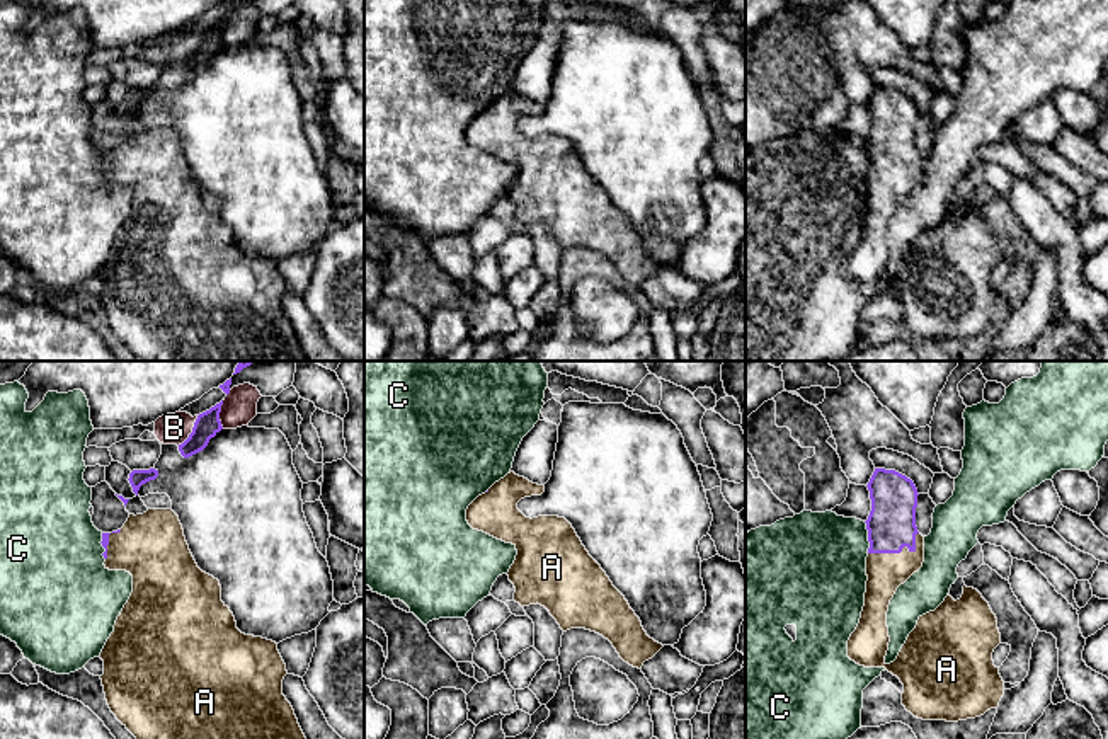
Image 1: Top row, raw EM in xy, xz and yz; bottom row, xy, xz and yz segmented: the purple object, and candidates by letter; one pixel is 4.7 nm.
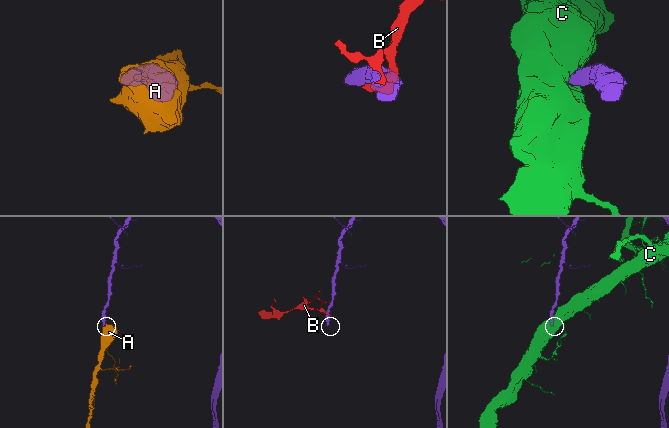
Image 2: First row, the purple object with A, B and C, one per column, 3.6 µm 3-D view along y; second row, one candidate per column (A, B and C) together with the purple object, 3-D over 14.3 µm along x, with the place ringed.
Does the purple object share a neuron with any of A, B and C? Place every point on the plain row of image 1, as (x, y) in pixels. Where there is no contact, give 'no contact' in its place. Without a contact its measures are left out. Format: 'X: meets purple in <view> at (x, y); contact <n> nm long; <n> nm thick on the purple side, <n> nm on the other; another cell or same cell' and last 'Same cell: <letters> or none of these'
A: meets purple in yz at (899, 171); contact 260 nm long; 220 nm thick on the purple side, 180 nm on the other; same cell
B: meets purple in xy at (193, 50); contact 170 nm long; 120 nm thick on the purple side, 140 nm on the other; another cell
C: meets purple in yz at (868, 155); contact 150 nm long; 220 nm thick on the purple side, 440 nm on the other; another cell
Same cell: A

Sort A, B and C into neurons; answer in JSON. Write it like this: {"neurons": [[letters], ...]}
{"neurons": [["A"], ["B"], ["C"]]}

